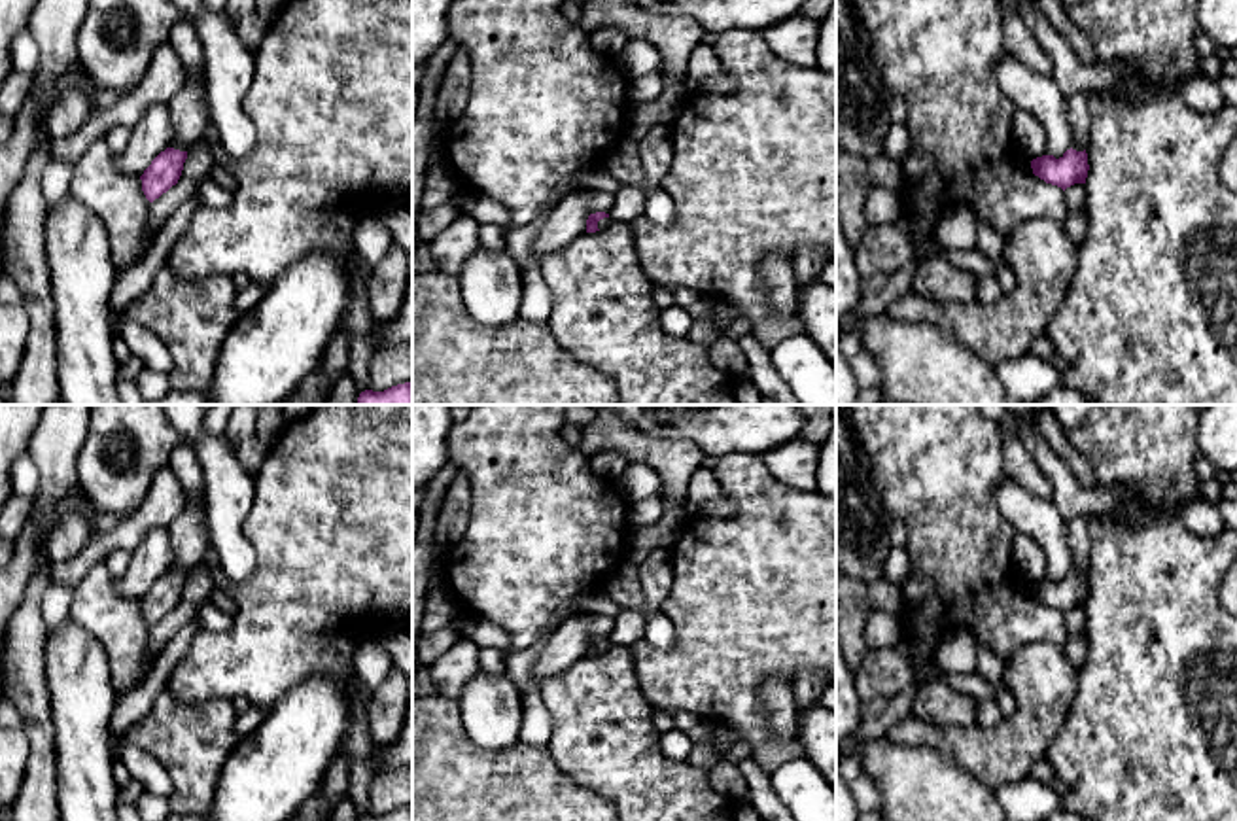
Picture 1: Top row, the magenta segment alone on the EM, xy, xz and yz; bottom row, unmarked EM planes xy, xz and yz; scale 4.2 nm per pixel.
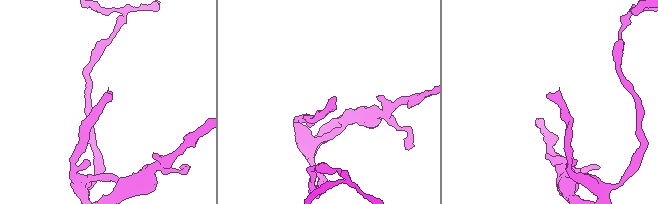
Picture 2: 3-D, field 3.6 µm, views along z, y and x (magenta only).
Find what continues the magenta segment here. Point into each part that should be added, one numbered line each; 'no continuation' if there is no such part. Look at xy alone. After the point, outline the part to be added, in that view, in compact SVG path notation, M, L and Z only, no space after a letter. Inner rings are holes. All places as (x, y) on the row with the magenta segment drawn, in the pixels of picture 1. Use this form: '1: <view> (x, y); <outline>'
1: xy (190, 112); M187 19L172 26L168 42L185 72L182 89L166 102L174 123L172 148L187 151L210 121L206 83L202 81L204 47Z

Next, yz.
1: yz (1079, 104); M1091 91L1067 96L1069 117L1072 125L1072 149L1076 151L1084 151L1088 146L1088 134L1091 123L1091 114L1089 114L1091 96L1093 96Z

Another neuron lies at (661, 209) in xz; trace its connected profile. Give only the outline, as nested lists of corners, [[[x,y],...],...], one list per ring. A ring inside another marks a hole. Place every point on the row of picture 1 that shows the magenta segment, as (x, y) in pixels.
[[[662,187],[653,189],[647,195],[645,218],[656,225],[671,225],[673,223],[675,202]]]

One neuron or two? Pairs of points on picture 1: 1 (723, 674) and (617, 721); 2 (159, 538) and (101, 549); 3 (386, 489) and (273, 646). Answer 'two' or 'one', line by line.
1: two
2: two
3: one

